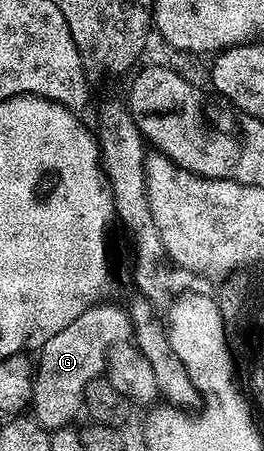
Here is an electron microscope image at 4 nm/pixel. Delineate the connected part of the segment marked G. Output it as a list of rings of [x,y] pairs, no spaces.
[[[107,300],[81,312],[73,324],[61,328],[57,336],[49,336],[49,340],[45,340],[45,344],[39,347],[33,417],[44,430],[54,432],[62,426],[71,426],[74,418],[81,414],[88,384],[107,369],[108,352],[116,342],[125,342],[132,337],[130,325],[119,326],[119,322],[126,323],[128,318],[128,311],[124,307],[122,310]]]

